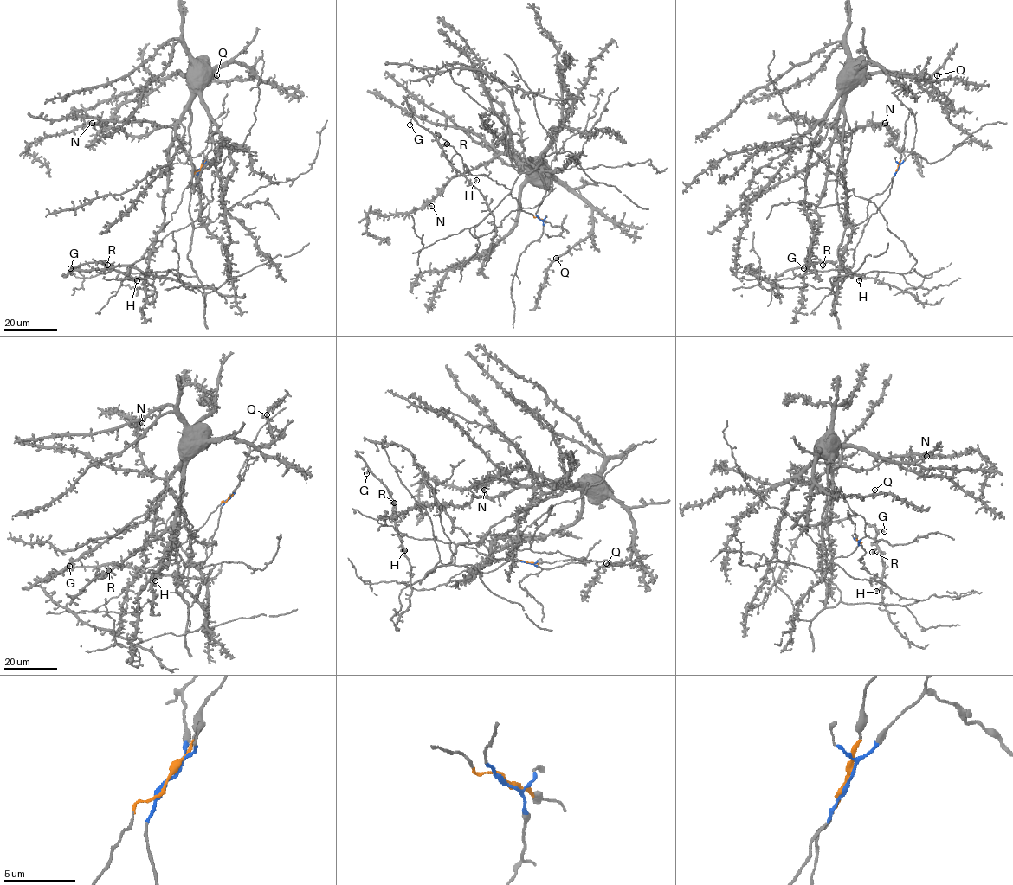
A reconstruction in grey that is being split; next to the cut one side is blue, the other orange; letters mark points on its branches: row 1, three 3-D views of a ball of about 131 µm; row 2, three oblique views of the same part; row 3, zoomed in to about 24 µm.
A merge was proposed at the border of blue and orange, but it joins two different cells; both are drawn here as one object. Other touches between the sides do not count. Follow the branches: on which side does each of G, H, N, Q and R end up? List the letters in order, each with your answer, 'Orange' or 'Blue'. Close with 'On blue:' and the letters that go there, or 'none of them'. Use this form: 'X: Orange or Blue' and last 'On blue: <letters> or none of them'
G: Orange
H: Orange
N: Blue
Q: Blue
R: Orange
On blue: N, Q

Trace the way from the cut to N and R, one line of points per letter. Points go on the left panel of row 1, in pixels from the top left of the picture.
N: (200, 168), (198, 189), (209, 205), (200, 227), (199, 180), (173, 125), (135, 136), (92, 123)
R: (200, 168), (171, 220), (140, 260), (125, 272), (103, 261), (107, 265)

